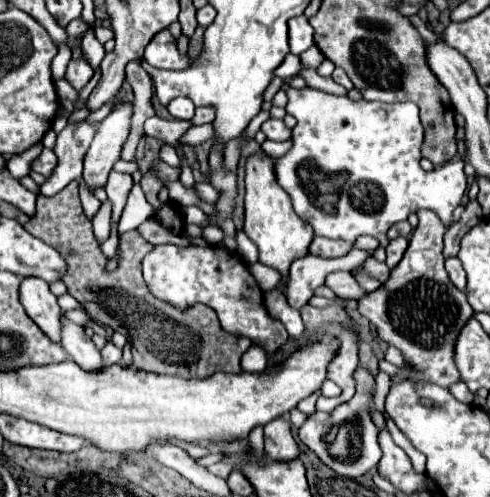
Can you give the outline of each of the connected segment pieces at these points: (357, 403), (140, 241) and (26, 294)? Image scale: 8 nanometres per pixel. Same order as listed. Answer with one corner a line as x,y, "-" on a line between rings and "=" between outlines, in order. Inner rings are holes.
358,366
356,374
354,374
356,382
358,382
358,390
354,394
354,398
348,404
340,404
334,412
326,414
326,412
314,412
306,424
300,428
298,436
300,440
326,464
330,466
336,474
340,476
348,476
348,478
358,478
366,472
370,472
382,452
378,446
378,428
374,426
372,418
370,418
370,404
372,404
372,388
374,388
374,378
370,376
370,372
362,366
=
66,188
52,198
38,196
36,214
28,224
24,224
24,228
32,236
56,248
66,260
68,268
62,282
66,284
68,294
82,304
90,320
106,326
112,326
114,318
120,320
132,344
134,368
154,374
180,376
186,380
208,378
216,372
242,372
240,356
252,344
250,338
236,338
234,334
222,330
216,312
206,304
194,304
186,310
178,310
150,294
142,278
142,258
154,246
144,240
138,230
120,234
118,268
110,272
106,270
108,258
102,254
100,242
96,240
92,228
86,228
84,212
70,214
66,210
-
70,216
74,216
74,220
70,220
=
22,278
20,302
26,308
28,316
38,324
38,328
50,340
60,344
64,312
58,306
56,296
50,292
48,284
40,278

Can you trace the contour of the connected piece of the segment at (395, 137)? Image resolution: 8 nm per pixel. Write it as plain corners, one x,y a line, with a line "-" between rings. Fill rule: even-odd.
314,88
288,90
286,94
286,112
292,114
298,124
294,126
294,146
284,156
274,160
274,174
276,182
290,194
296,214
312,226
316,236
346,240
354,244
358,236
370,234
376,236
382,244
388,244
388,228
400,220
406,220
412,212
418,212
422,208
434,210
446,226
452,224
452,210
460,204
466,190
466,174
462,170
464,162
450,162
432,172
424,172
420,168
424,128
418,118
418,106
414,106
412,102
352,102
348,96
332,96
-
306,170
320,170
326,176
342,174
346,182
338,190
328,186
324,180
306,182

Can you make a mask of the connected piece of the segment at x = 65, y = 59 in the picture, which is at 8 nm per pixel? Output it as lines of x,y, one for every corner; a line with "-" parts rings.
60,45
58,53
51,63
53,80
57,81
64,78
67,66
72,58
72,51
67,45

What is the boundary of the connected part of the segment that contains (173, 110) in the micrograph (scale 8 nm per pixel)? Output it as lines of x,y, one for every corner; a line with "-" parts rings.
174,98
168,104
168,112
176,120
192,120
192,116
194,116
194,104
190,100
186,100
186,98

